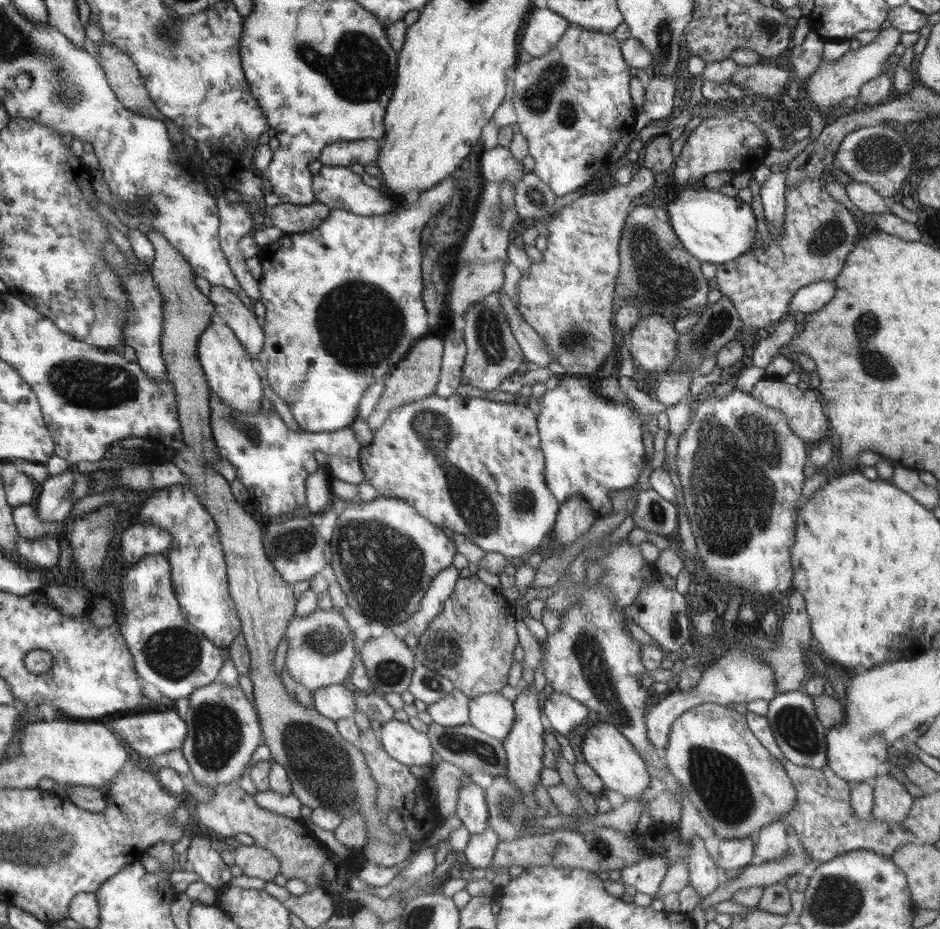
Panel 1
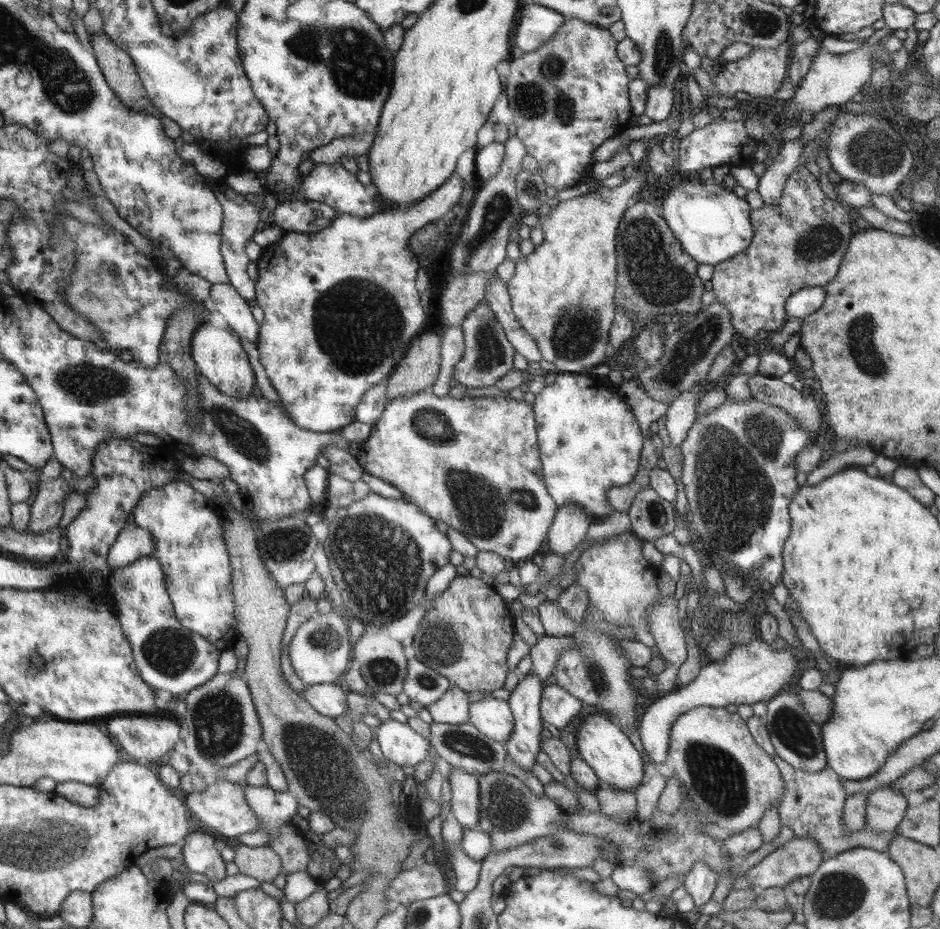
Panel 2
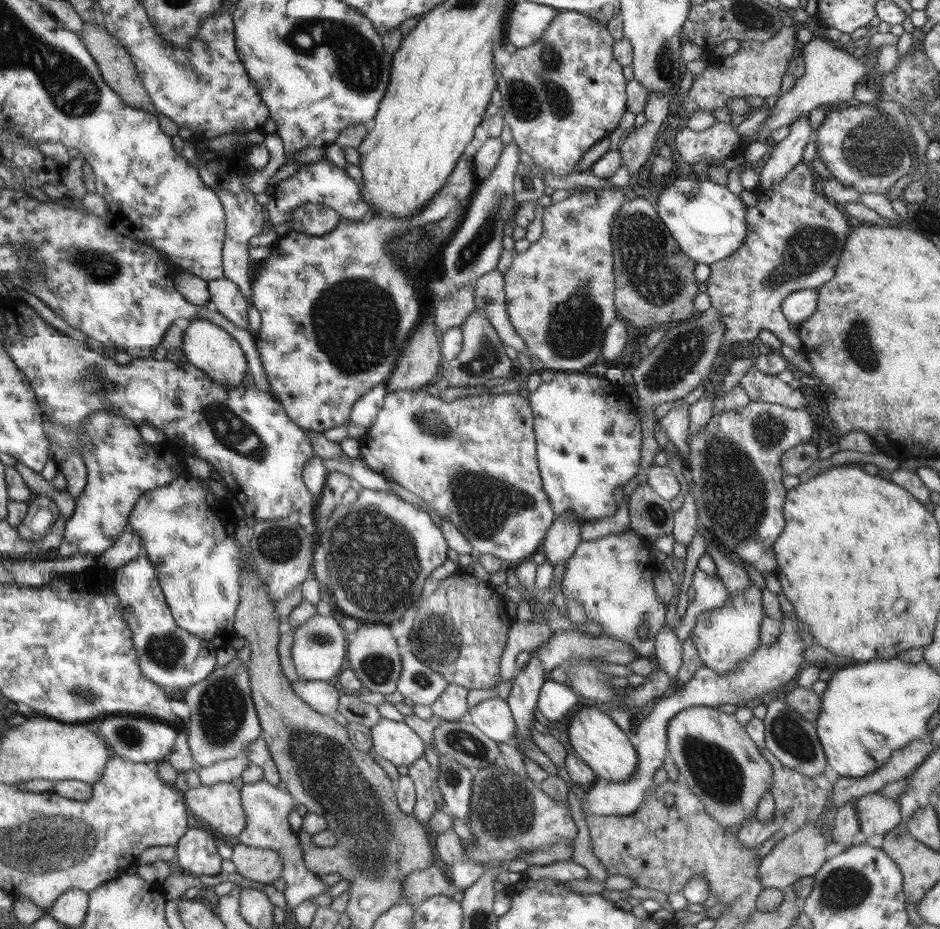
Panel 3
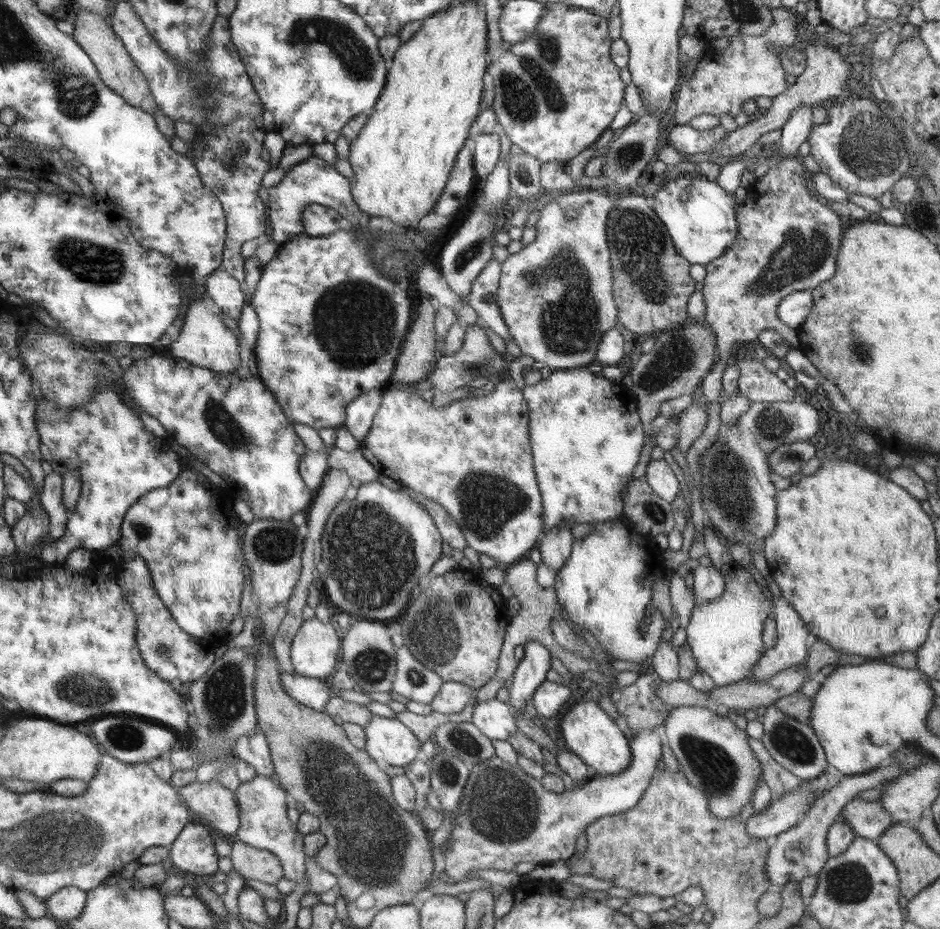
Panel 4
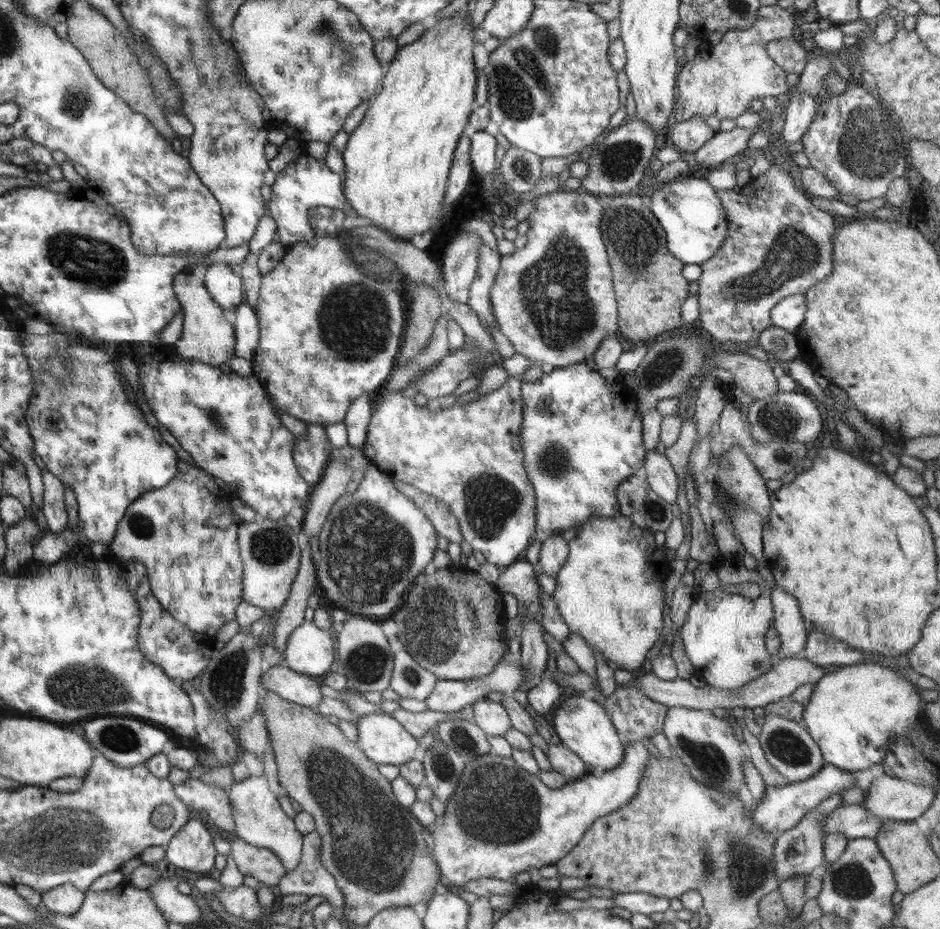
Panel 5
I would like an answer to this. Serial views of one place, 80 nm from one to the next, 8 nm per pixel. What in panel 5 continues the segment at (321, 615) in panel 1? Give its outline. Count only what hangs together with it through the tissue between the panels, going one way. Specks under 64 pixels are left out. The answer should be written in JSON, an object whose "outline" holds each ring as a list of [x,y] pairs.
{"outline":[[[304,621],[286,641],[283,655],[283,665],[319,679],[330,673],[334,662],[334,638],[330,630],[320,630],[312,621]]]}

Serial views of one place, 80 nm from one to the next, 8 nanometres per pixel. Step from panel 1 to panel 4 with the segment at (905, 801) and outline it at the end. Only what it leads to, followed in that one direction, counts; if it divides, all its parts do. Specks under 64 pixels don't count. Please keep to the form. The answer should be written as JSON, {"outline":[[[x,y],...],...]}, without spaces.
{"outline":[[[856,798],[842,808],[839,816],[848,823],[856,837],[874,842],[894,824],[888,812],[884,811],[884,804],[880,805],[878,800],[865,802]]]}

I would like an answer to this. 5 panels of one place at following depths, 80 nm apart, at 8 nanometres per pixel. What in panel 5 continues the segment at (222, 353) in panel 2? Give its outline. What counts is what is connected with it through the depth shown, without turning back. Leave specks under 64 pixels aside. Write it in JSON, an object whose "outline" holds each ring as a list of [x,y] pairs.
{"outline":[[[191,271],[178,273],[173,280],[173,286],[184,313],[182,336],[174,344],[176,354],[186,360],[196,360],[214,368],[226,369],[228,360],[236,353],[234,330],[232,324],[224,318],[224,310],[213,299],[203,281]]]}

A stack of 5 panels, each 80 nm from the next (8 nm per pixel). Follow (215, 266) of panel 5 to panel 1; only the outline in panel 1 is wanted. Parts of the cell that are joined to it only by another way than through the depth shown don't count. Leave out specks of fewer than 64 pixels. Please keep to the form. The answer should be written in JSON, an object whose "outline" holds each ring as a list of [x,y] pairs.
{"outline":[[[213,286],[210,290],[210,301],[217,314],[228,327],[234,330],[239,340],[255,357],[262,352],[265,343],[264,325],[232,290],[222,286]]]}

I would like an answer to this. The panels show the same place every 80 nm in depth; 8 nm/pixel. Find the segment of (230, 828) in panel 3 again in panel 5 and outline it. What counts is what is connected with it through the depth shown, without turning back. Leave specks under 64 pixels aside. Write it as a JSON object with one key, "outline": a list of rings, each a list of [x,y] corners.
{"outline":[[[190,779],[182,784],[174,785],[174,793],[190,809],[206,810],[211,824],[219,829],[232,832],[236,828],[233,819],[233,808],[230,805],[227,789],[215,785],[204,784],[199,779]]]}

